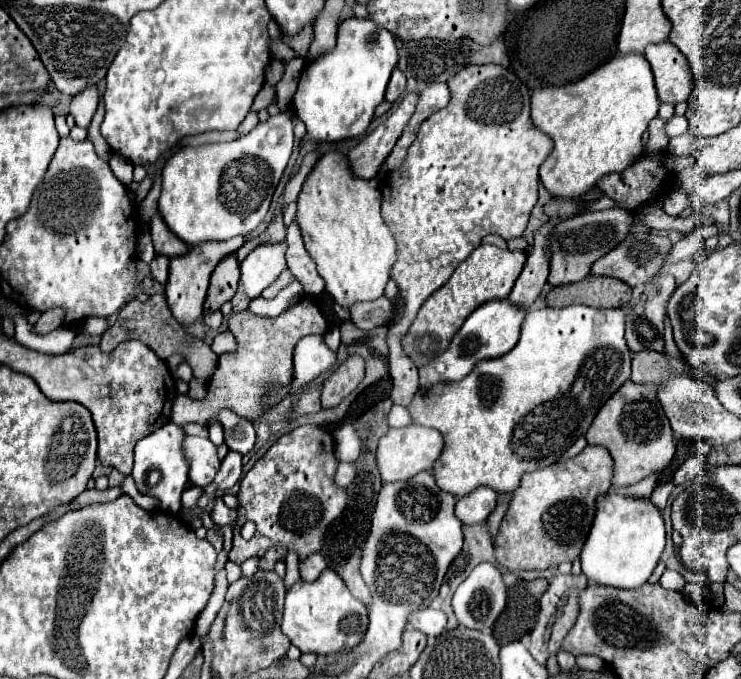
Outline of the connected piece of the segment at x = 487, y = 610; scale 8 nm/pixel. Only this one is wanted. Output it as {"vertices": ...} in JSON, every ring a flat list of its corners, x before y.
{"vertices":[[480,563,466,581,458,585,452,597,452,609,460,625,478,631,490,631,498,615,506,607,506,585,502,581,502,573,492,563]]}

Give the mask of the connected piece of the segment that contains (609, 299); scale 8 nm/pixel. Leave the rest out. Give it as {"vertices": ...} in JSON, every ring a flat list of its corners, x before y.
{"vertices":[[594,277,580,283,570,283,554,287,546,295,548,307,568,307,568,305,588,305,588,307,622,307,630,301,632,287,614,277]]}

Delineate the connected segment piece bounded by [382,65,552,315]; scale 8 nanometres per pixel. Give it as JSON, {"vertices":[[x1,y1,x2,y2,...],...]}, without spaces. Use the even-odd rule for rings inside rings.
{"vertices":[[470,65,470,67,464,67,462,71,458,71,452,79,448,79,448,89,450,89,450,103,444,109,432,113,420,125,416,141,410,145,404,163,400,165,400,169,390,173,390,183,382,185,382,217,398,243,398,259,392,267,392,279,396,281,396,285,400,289,400,297,406,303,408,315,418,313,420,305,450,279,454,269,476,249,476,245,480,245,480,239,484,235,496,233,496,235,504,237,506,241,510,241,524,233,526,223,532,213,532,207,538,201,538,183,540,183,538,169,544,163,544,159,552,153,552,139,548,135,544,135,540,129,536,129,530,119,530,91,520,83,520,79,512,71,508,71,500,65]]}

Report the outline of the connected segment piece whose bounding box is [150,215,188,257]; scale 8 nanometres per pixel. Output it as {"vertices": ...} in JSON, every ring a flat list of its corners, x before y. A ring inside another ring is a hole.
{"vertices":[[154,215,150,221,150,233,152,233,152,243,158,255,168,255,168,257,182,257,188,253,188,245,182,243,176,235,172,235,162,221,160,215]]}

